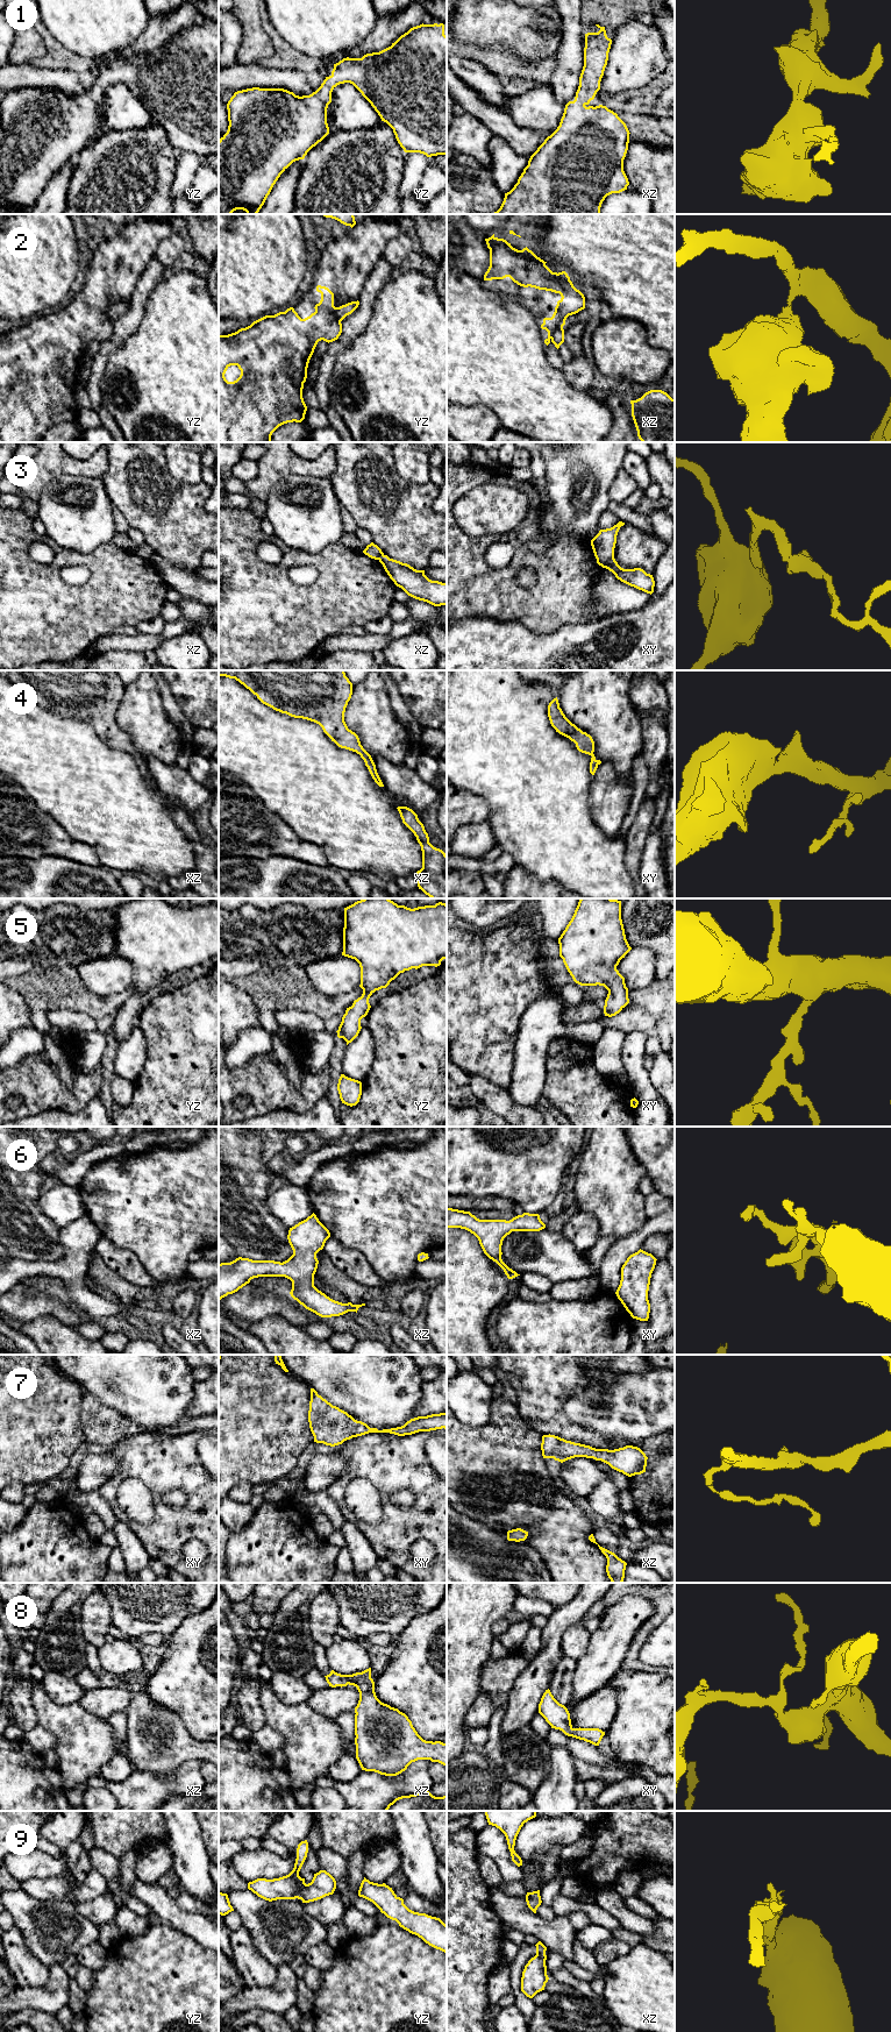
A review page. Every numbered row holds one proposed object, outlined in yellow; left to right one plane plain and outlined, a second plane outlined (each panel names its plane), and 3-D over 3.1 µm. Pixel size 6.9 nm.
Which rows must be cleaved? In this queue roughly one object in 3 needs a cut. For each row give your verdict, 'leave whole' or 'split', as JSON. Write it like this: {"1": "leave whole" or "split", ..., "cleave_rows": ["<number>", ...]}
{"1": "leave whole", "2": "split", "3": "split", "4": "leave whole", "5": "leave whole", "6": "leave whole", "7": "leave whole", "8": "leave whole", "9": "leave whole", "cleave_rows": ["2", "3"]}

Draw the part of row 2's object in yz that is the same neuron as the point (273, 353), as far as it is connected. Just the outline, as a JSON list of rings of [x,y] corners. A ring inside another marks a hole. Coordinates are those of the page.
[[[318,285],[321,300],[315,312],[301,319],[293,307],[275,315],[265,315],[245,328],[228,335],[219,335],[219,442],[271,442],[272,433],[287,422],[301,422],[307,406],[302,398],[304,383],[307,378],[309,360],[319,341],[333,342],[342,333],[342,324],[336,317],[334,293],[326,286]],[[230,365],[237,365],[240,377],[228,382],[224,377]]]

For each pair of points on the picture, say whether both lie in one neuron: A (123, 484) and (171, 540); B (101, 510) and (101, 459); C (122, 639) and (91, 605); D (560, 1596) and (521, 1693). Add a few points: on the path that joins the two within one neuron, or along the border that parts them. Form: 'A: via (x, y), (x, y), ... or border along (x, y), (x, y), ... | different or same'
A: via (130, 499), (133, 505), (139, 508), (156, 525) | same
B: border along (73, 475), (100, 478) | different
C: border along (108, 633), (99, 637), (85, 649) | different
D: border along (577, 1594), (555, 1607) | different

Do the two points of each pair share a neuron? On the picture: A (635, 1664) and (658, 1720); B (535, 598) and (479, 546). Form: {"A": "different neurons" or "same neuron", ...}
{"A": "different neurons", "B": "same neuron"}

